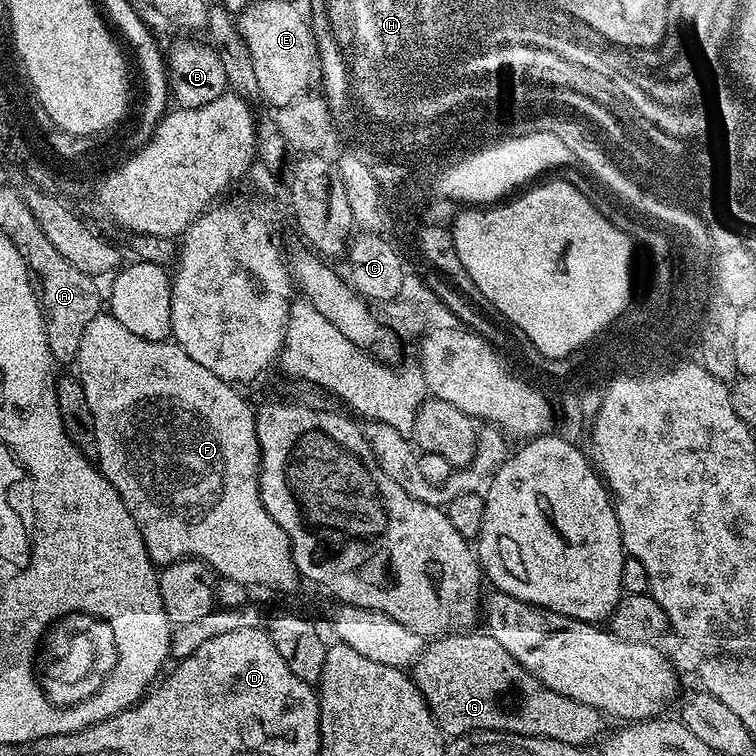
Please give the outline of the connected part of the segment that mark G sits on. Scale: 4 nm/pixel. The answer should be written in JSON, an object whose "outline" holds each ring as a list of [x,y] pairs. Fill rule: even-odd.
{"outline":[[[476,631],[442,636],[425,643],[423,652],[410,669],[412,681],[418,686],[422,698],[426,698],[441,732],[452,738],[466,736],[469,732],[509,732],[519,736],[545,736],[548,740],[577,746],[591,745],[591,740],[606,723],[597,708],[574,702],[574,698],[550,690],[550,686],[538,682],[538,678],[527,672],[487,631]]]}

